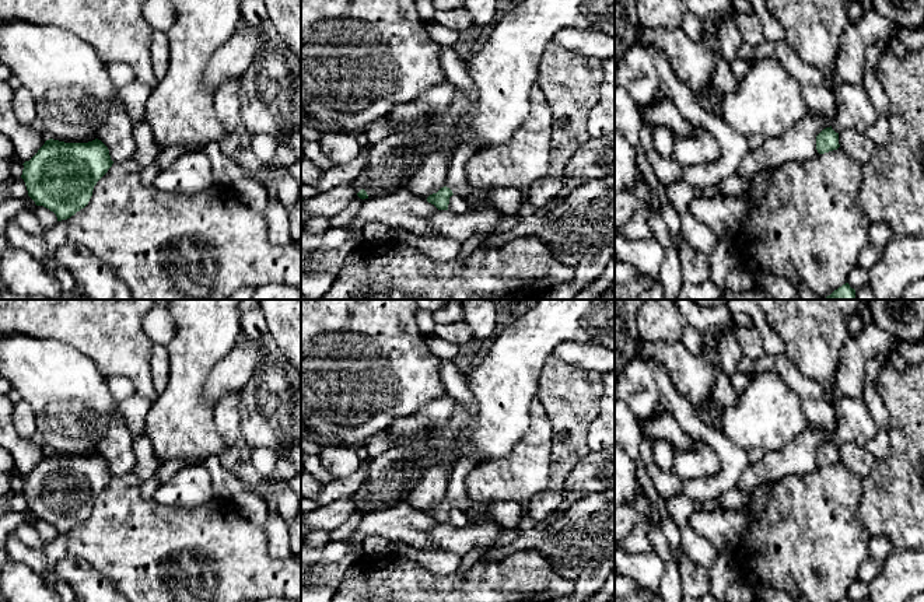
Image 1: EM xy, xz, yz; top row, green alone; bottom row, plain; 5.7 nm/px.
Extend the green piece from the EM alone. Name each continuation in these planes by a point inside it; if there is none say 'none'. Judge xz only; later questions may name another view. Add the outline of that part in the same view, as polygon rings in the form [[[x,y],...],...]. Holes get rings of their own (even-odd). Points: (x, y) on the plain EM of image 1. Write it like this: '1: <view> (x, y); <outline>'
1: xz (457, 494); [[[473,454],[461,458],[451,469],[451,477],[448,480],[445,500],[465,514],[482,505],[482,503],[476,503],[469,497],[465,484],[468,475],[475,466],[476,456]]]

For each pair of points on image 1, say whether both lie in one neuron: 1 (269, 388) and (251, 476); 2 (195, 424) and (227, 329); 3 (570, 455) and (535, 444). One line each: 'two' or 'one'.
1: two
2: one
3: two

